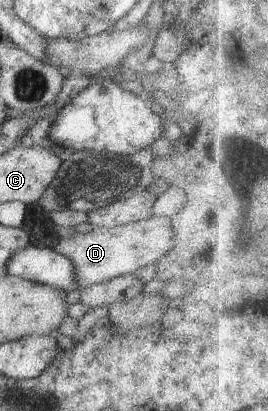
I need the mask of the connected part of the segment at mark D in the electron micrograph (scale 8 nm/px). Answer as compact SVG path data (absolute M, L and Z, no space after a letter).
M153 214L149 218L110 229L107 227L94 227L91 232L85 234L75 232L74 235L67 238L60 237L59 242L53 246L53 249L74 263L76 268L76 286L81 289L84 286L99 284L128 272L135 273L139 268L143 268L143 266L155 265L168 250L171 250L174 240L175 234L171 218L158 217Z

